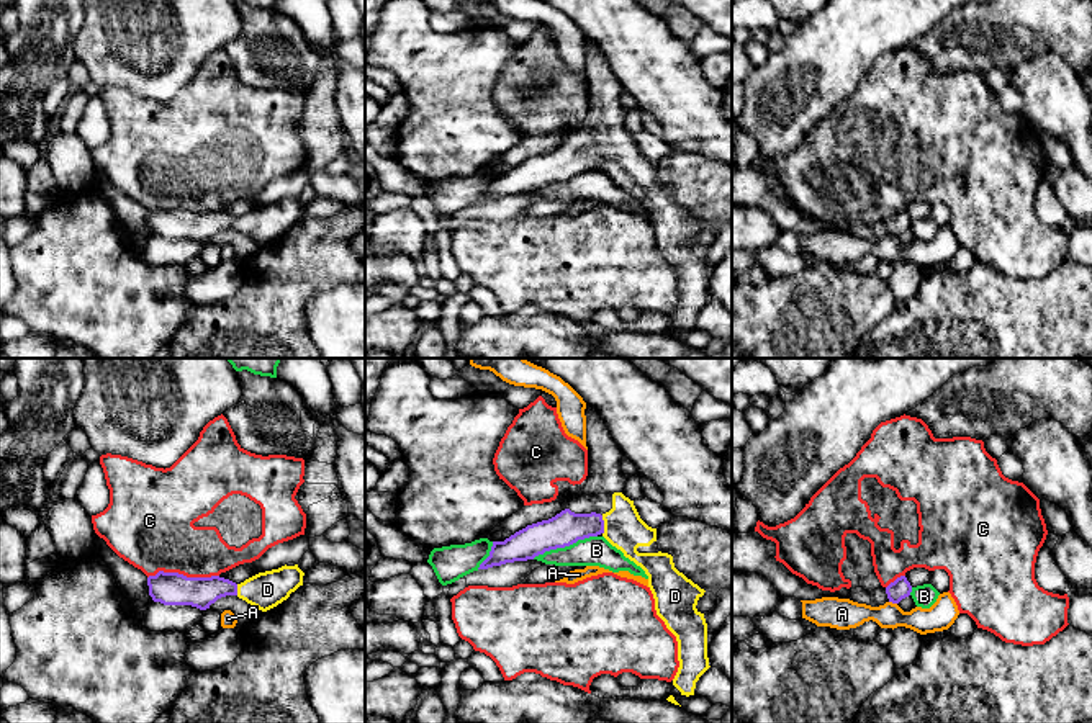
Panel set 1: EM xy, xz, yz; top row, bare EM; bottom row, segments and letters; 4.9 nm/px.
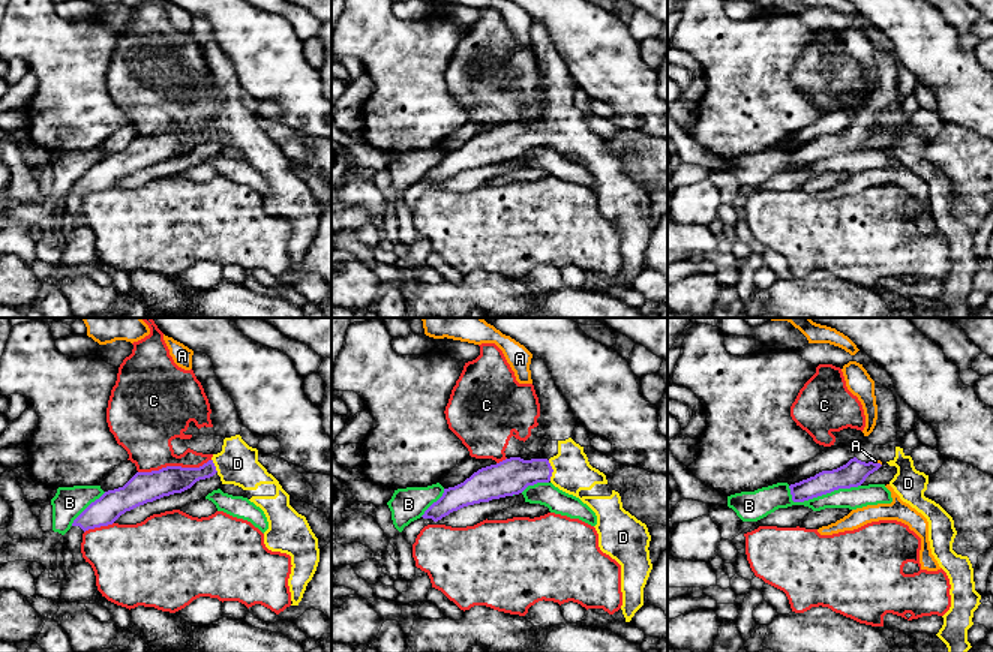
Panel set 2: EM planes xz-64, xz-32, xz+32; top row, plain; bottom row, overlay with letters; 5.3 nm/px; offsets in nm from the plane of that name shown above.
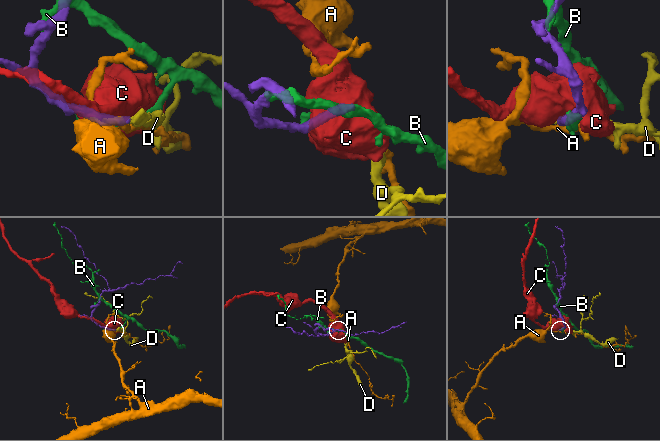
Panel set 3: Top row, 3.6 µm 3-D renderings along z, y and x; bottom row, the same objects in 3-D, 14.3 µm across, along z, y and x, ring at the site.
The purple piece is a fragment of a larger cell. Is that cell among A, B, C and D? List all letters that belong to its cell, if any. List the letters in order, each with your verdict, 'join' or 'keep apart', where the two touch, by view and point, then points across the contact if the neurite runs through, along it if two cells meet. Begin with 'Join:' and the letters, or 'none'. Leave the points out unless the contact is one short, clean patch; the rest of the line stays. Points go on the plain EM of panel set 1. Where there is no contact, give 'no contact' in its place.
Join: D
A: keep apart; contact yz (893, 236); border yz (889, 234), (896, 238)
B: keep apart; contact xz (564, 180)
C: keep apart; contact xy (182, 208)
D: join; contact xz (603, 159); way xz (567, 161), (603, 159), (621, 159), (624, 162)

